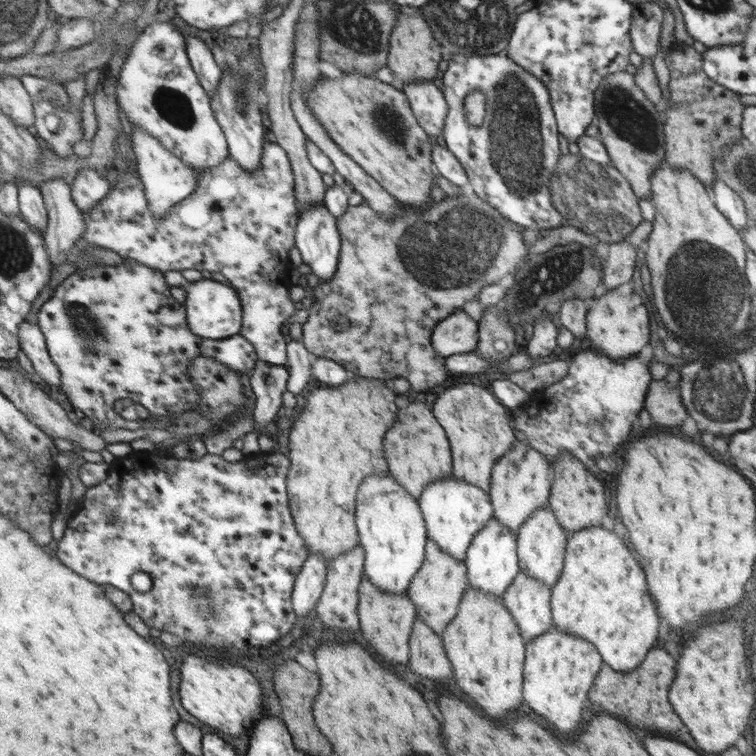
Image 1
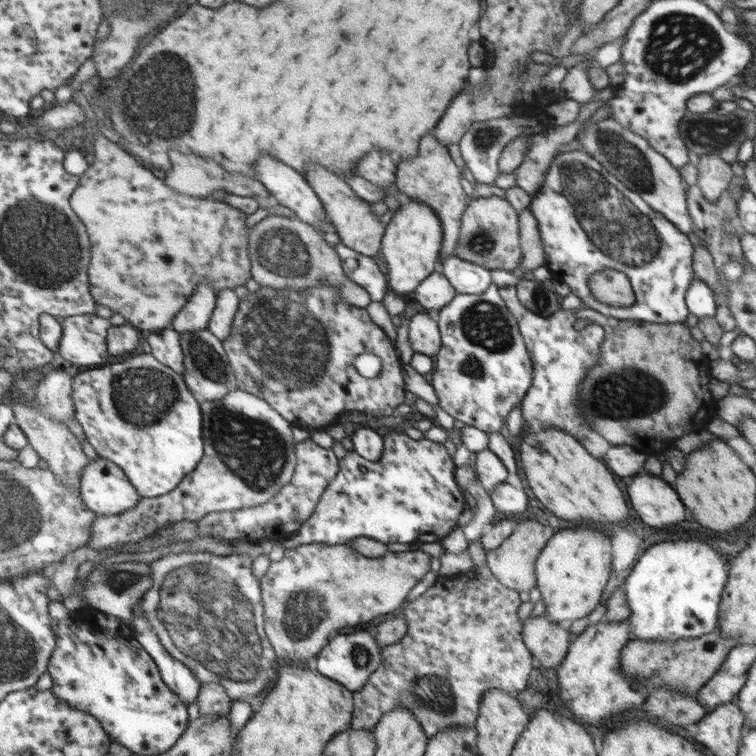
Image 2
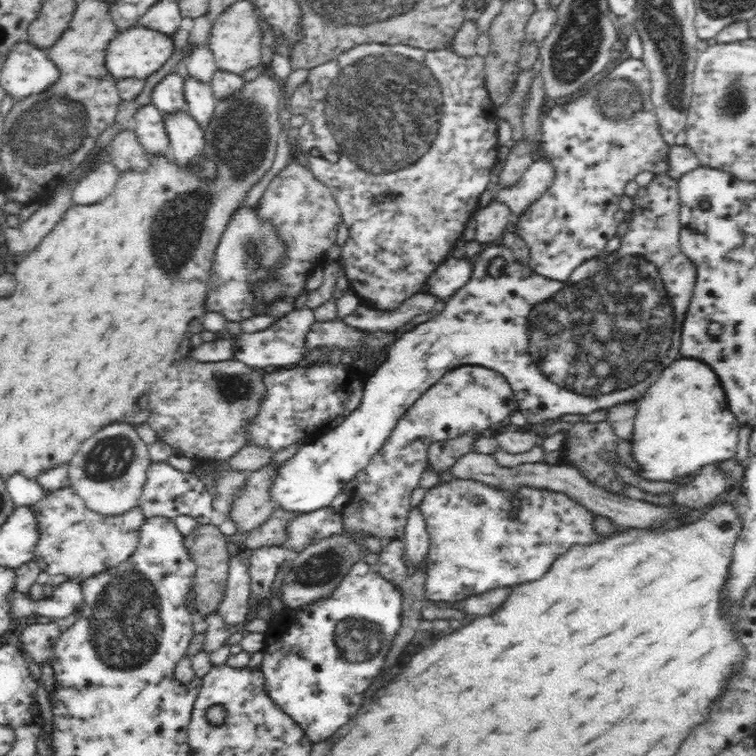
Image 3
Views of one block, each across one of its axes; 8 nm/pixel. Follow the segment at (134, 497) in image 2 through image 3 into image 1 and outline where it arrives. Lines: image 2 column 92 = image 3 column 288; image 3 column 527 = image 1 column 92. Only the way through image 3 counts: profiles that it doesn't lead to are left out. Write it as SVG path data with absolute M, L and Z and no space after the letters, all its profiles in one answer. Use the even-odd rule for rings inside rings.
M123 258L123 260L125 262L119 265L116 265L116 266L115 265L114 266L103 265L103 264L90 265L88 266L88 268L85 268L83 271L76 271L73 274L69 275L59 286L56 287L52 296L45 303L42 304L40 310L37 312L37 322L39 323L41 330L44 331L44 334L46 336L46 341L48 342L49 352L52 355L53 361L55 361L57 363L57 366L60 366L60 369L61 369L61 375L62 375L61 391L63 391L67 395L68 399L70 400L70 404L72 405L72 408L75 411L78 411L78 412L81 411L87 418L95 422L95 426L98 426L98 425L101 426L102 424L107 424L112 429L123 428L125 430L137 430L137 428L142 426L143 421L147 421L147 419L145 420L135 419L133 421L125 420L125 418L123 418L121 414L117 414L117 410L115 410L115 402L117 402L117 400L123 400L124 398L131 399L131 401L134 401L135 403L139 403L139 405L142 405L145 409L148 410L149 420L157 419L160 421L160 424L161 424L161 420L163 420L163 417L167 417L170 414L183 413L183 411L191 411L193 409L198 409L198 404L200 404L200 394L202 394L201 387L197 386L197 384L192 382L192 376L191 376L191 372L193 368L193 361L197 360L197 357L201 355L205 355L207 357L217 359L229 365L232 369L235 369L240 374L248 373L250 375L253 372L253 370L255 370L257 361L259 361L260 358L259 358L259 354L257 354L256 347L253 346L252 342L249 342L248 338L245 338L245 336L241 333L236 334L235 336L232 336L231 338L227 338L223 340L211 340L211 338L201 338L201 336L199 334L195 334L195 332L193 332L192 328L189 326L186 306L183 306L183 304L179 306L179 301L175 300L174 296L171 296L171 286L169 286L169 282L165 280L165 274L163 274L163 271L157 270L155 268L151 268L144 264L141 264L141 262L137 262L135 259L130 260L129 258L127 259Z

